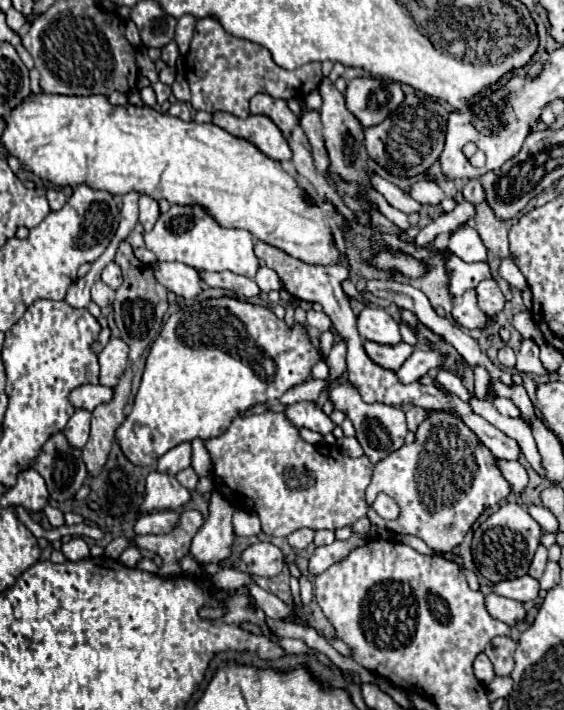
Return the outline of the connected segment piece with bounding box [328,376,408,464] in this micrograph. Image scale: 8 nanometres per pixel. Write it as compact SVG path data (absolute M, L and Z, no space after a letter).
M344 376L344 384L330 390L328 398L330 398L330 402L334 404L336 410L342 410L354 422L356 440L362 444L364 454L372 460L372 464L376 464L378 460L384 460L394 450L404 446L408 426L406 426L406 414L400 408L386 406L386 404L366 404L360 398L360 394L354 390L354 386L350 382L346 382L346 376Z

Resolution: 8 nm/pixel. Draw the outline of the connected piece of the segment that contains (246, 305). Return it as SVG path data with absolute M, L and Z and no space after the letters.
M222 296L200 300L168 318L160 336L150 348L142 384L132 412L116 430L116 440L124 456L136 466L152 466L170 448L192 442L194 438L210 440L228 430L234 418L242 416L256 404L276 402L286 390L312 380L312 368L318 364L318 350L312 346L302 324L286 326L270 308L246 300Z

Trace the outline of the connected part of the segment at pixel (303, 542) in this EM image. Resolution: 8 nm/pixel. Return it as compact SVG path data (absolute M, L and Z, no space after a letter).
M310 528L296 530L296 532L292 532L292 534L288 536L288 544L290 544L292 548L298 548L298 550L306 548L312 540L314 540L314 530L310 530Z

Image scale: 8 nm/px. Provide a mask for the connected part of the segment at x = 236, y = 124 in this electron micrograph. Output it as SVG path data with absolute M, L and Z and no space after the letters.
M216 112L212 122L220 126L222 130L230 132L232 136L252 142L262 154L266 154L272 160L286 162L292 158L292 150L284 134L278 130L278 126L268 116L236 118L228 112Z

